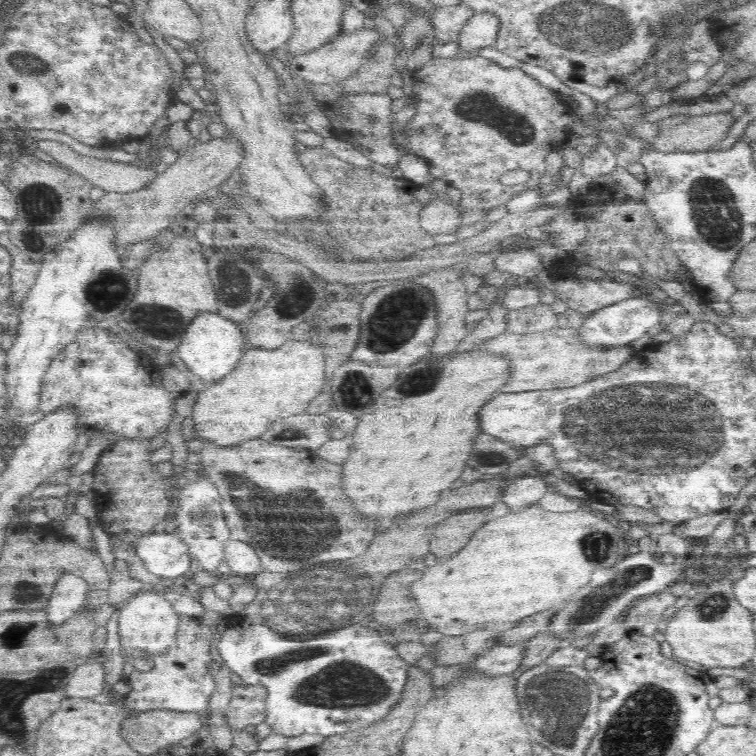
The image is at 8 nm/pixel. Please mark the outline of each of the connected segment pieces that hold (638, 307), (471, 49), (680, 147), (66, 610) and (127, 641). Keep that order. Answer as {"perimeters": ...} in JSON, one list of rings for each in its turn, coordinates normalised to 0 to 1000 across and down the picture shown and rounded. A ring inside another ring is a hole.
{"perimeters":[[[[857,393],[823,397],[816,402],[802,405],[802,407],[778,415],[765,435],[767,437],[766,448],[775,458],[790,458],[790,460],[832,456],[833,452],[849,447],[856,435],[873,427],[876,409],[870,401],[864,399]]],[[[649,16],[627,19],[603,50],[607,70],[624,74],[632,71],[638,63],[653,61],[660,34],[661,26]]],[[[964,148],[915,153],[897,167],[873,173],[861,188],[876,202],[937,200],[963,180],[963,172],[971,160]]],[[[81,759],[63,798],[66,829],[75,829],[116,803],[114,769],[101,761]]],[[[201,775],[163,795],[159,799],[156,820],[160,854],[177,857],[180,865],[198,869],[231,852],[237,828],[235,812],[222,794],[217,794],[209,783],[204,783]],[[196,780],[201,780],[201,783],[196,783]]]]}

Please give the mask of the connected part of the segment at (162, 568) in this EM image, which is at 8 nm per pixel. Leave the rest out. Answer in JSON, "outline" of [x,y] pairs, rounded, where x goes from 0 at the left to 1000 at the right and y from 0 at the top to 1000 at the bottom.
{"outline":[[[202,704],[179,717],[179,731],[190,743],[193,754],[208,759],[213,765],[233,765],[251,754],[255,737],[250,731],[250,722],[233,708],[217,704]]]}

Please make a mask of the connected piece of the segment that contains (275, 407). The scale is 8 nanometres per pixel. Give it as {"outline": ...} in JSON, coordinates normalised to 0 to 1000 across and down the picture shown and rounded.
{"outline":[[[378,452],[365,463],[333,460],[323,466],[312,489],[262,521],[257,534],[257,569],[265,582],[300,591],[341,581],[368,553],[397,548],[431,508],[431,474],[426,458],[410,452]]]}

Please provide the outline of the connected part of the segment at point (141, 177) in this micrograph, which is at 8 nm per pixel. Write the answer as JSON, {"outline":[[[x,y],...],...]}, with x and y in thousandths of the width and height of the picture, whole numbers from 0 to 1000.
{"outline":[[[52,185],[44,190],[63,206],[69,206],[77,216],[82,216],[98,229],[108,231],[115,238],[122,239],[123,246],[135,249],[140,255],[171,255],[190,249],[209,230],[204,222],[185,220],[180,214],[161,216],[126,208],[106,205],[86,189],[70,185]]]}

